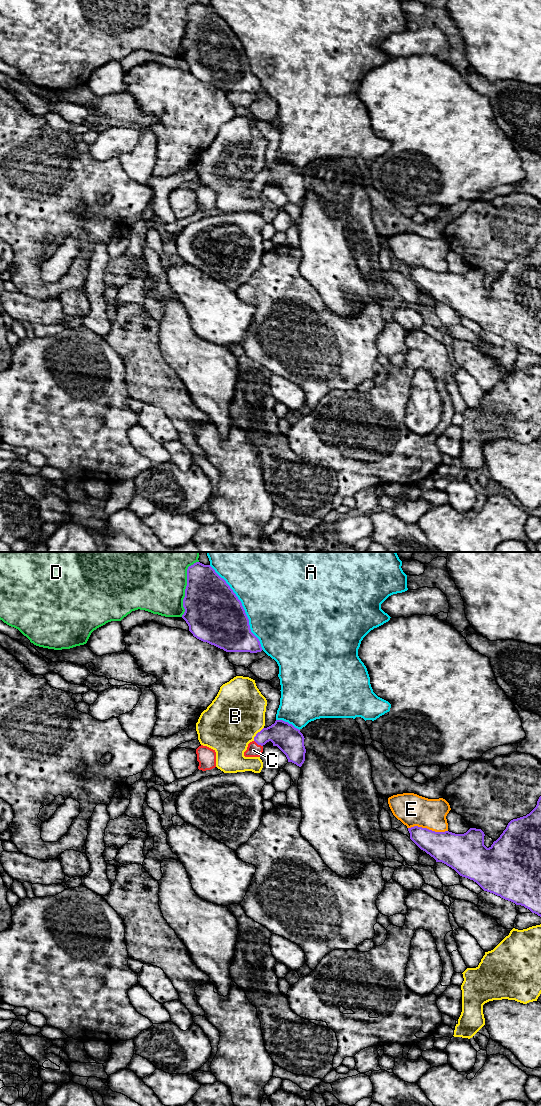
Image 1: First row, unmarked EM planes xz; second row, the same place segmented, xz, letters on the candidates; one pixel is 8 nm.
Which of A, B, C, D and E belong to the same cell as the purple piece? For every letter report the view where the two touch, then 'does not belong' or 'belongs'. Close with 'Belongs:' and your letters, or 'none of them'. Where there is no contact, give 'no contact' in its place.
A: xz | does not belong
B: xz | does not belong
C: xz | belongs
D: xz | does not belong
E: xz | does not belong
Belongs: C

